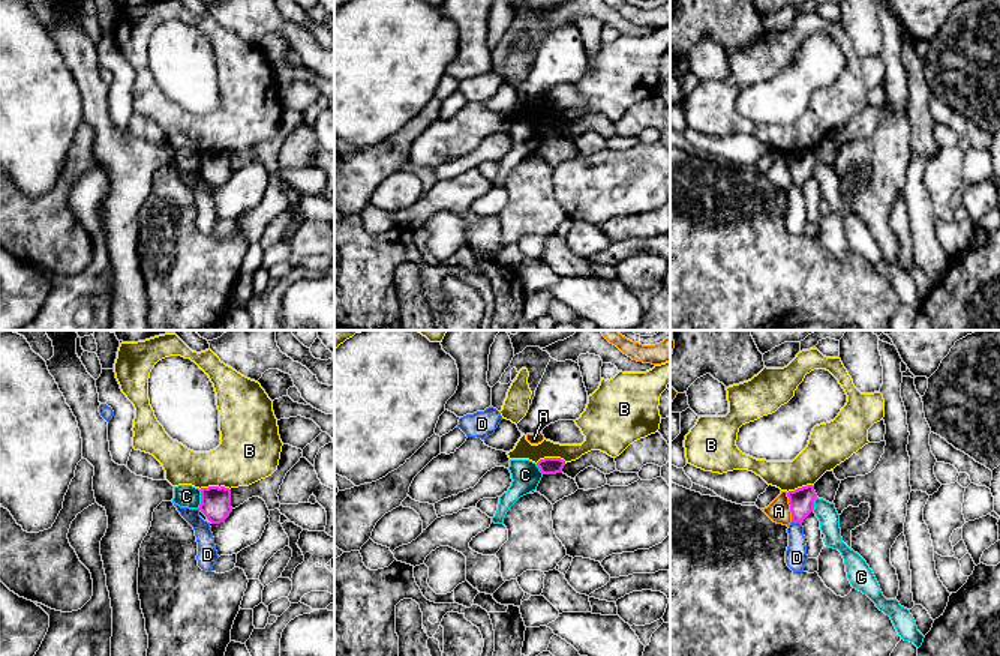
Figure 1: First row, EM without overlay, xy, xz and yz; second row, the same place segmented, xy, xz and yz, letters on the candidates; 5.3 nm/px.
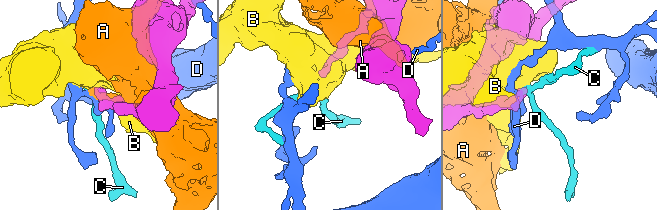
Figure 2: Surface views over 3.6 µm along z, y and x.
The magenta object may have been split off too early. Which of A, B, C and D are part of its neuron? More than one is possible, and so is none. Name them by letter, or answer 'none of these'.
none of these

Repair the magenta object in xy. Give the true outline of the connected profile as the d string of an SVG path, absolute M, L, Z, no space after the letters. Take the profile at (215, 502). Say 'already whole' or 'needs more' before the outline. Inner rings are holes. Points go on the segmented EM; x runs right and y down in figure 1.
already whole | M208 486L201 488L201 504L199 510L207 516L211 524L223 522L229 513L231 507L231 489L225 486Z

